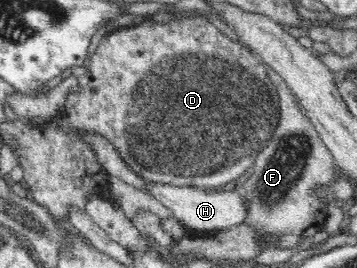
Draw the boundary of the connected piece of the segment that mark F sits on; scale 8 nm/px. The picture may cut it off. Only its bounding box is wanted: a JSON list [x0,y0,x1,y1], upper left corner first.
[235,64,339,249]

